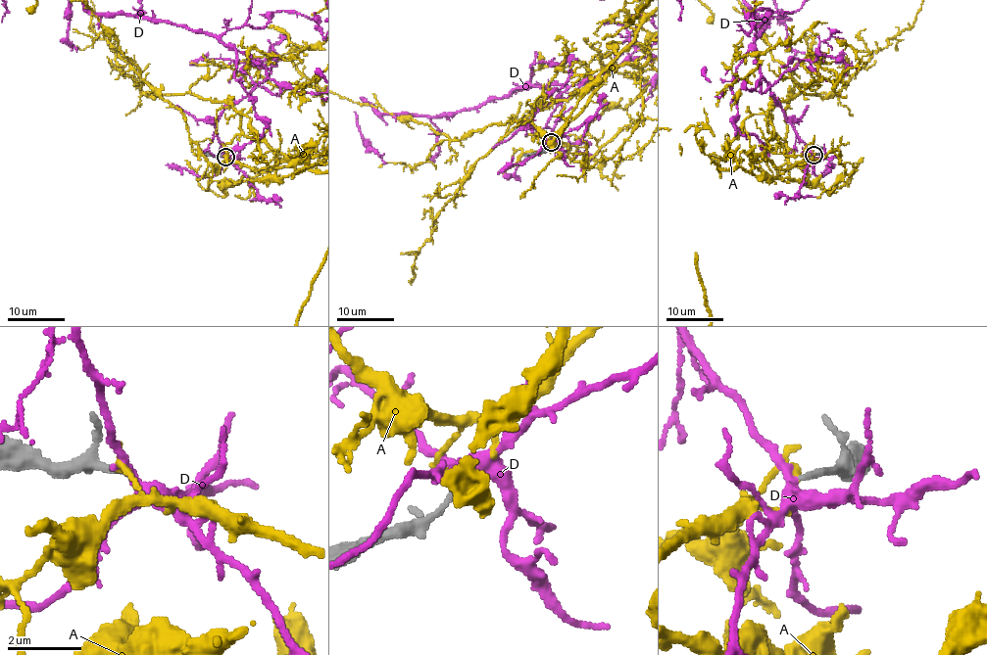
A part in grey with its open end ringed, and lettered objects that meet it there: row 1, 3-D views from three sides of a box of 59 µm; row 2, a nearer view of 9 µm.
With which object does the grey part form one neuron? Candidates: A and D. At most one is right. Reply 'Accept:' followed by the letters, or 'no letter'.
Accept: D

